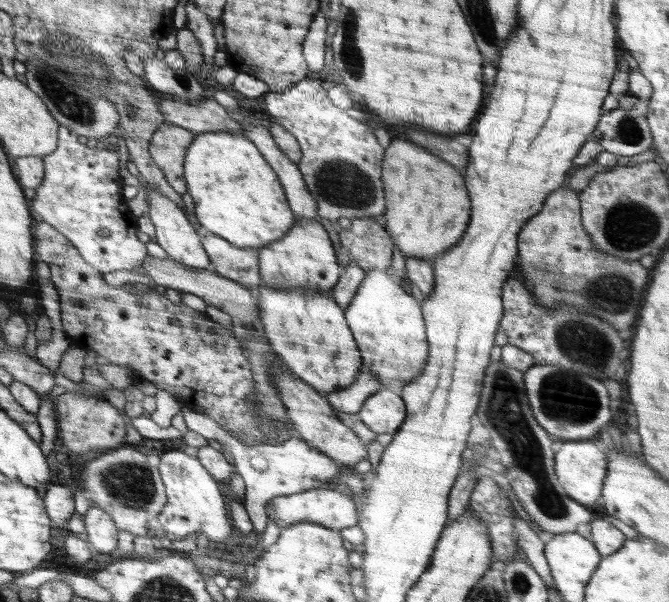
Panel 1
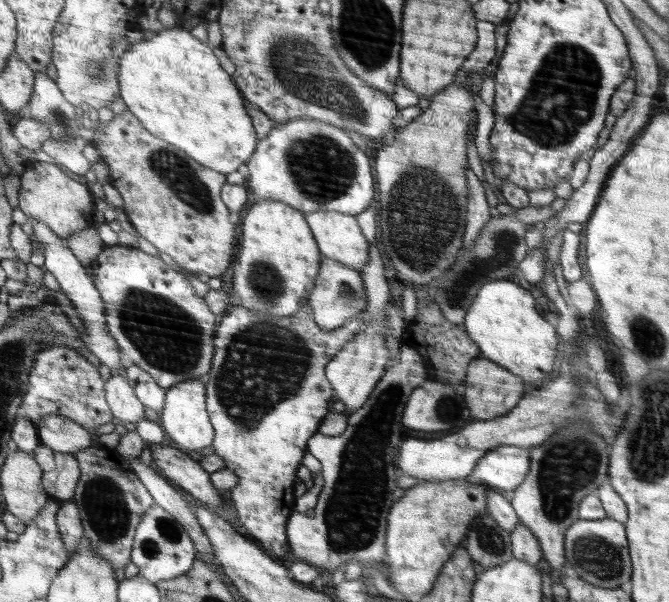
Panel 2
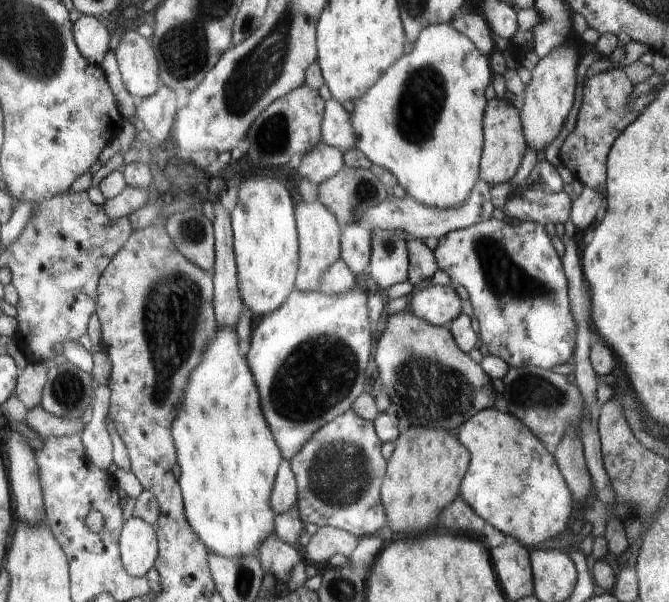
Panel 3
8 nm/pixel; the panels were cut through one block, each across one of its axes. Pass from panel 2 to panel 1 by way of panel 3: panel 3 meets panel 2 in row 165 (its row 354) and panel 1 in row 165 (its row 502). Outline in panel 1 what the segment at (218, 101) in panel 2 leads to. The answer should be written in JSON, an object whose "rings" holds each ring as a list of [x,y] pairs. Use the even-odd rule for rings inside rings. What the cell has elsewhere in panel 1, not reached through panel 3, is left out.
{"rings":[[[223,130],[222,132],[203,132],[202,134],[198,134],[195,143],[191,146],[191,150],[188,153],[185,172],[187,174],[187,181],[189,182],[190,193],[195,201],[195,212],[202,226],[223,236],[226,240],[232,241],[232,244],[236,244],[238,248],[261,248],[262,246],[267,246],[267,244],[275,242],[275,240],[282,239],[295,226],[296,216],[291,211],[290,202],[287,200],[287,195],[284,192],[279,175],[271,167],[270,162],[263,156],[263,153],[259,151],[256,144],[242,133],[236,134],[235,132],[226,132]]]}

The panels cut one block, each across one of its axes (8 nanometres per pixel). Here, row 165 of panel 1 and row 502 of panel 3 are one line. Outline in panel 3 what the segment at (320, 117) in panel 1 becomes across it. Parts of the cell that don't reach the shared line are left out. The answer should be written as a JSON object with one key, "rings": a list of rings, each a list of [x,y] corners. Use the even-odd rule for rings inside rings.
{"rings":[[[352,409],[341,414],[334,421],[328,422],[315,433],[315,436],[304,445],[290,461],[299,486],[298,510],[301,521],[316,526],[332,526],[346,530],[356,537],[370,536],[386,528],[386,508],[380,504],[380,484],[383,484],[386,460],[380,456],[382,442],[374,430],[374,422],[360,418]]]}

